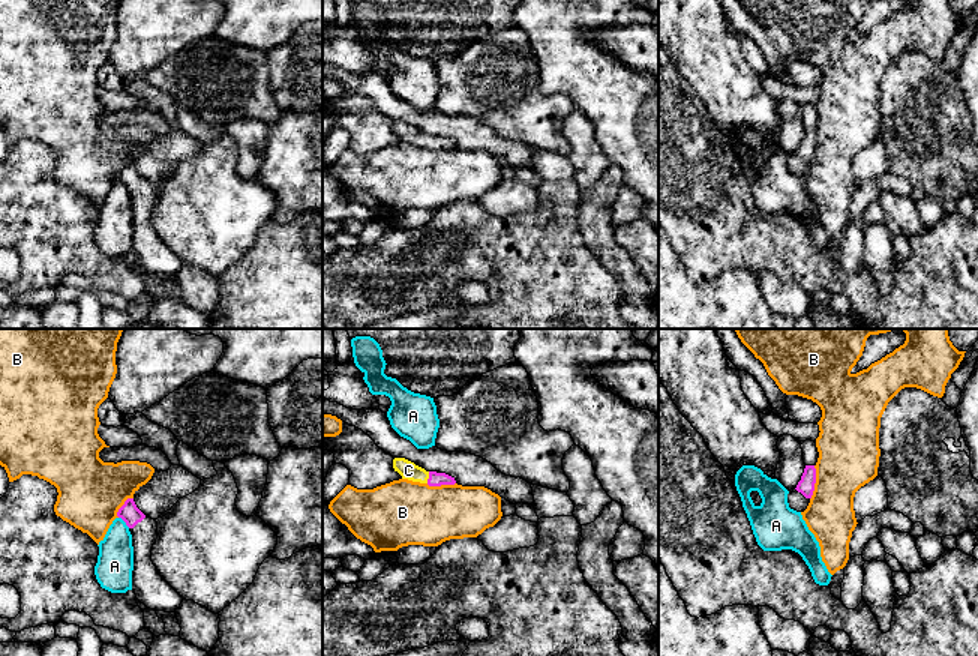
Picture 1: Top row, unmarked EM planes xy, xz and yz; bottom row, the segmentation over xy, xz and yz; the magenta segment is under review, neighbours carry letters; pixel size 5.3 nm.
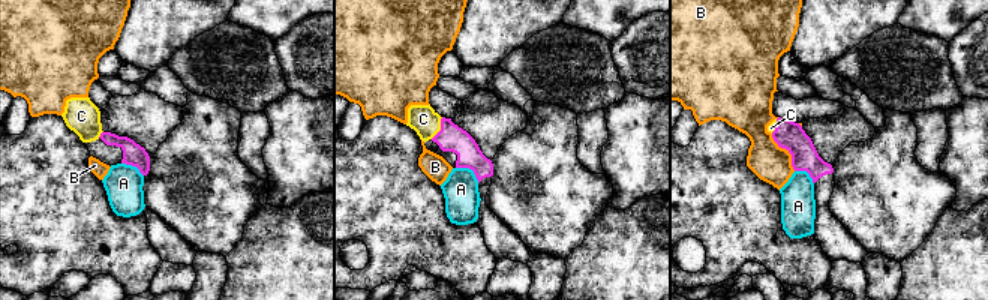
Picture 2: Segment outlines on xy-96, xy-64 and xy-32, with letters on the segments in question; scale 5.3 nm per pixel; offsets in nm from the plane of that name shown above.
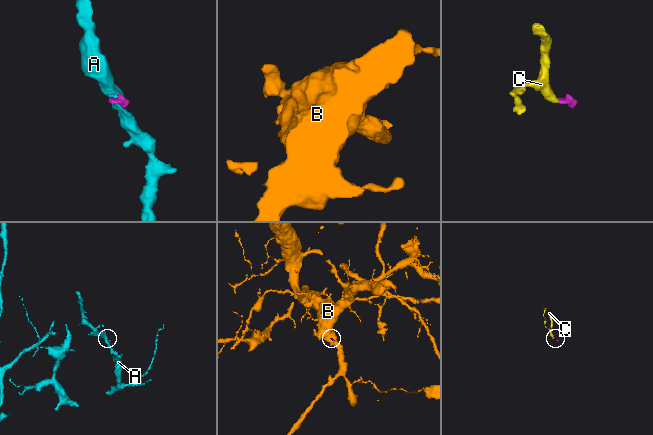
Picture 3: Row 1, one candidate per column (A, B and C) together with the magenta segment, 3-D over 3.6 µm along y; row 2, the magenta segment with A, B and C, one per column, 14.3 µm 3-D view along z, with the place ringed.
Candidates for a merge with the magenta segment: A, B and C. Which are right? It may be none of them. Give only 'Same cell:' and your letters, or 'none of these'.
Same cell: C

